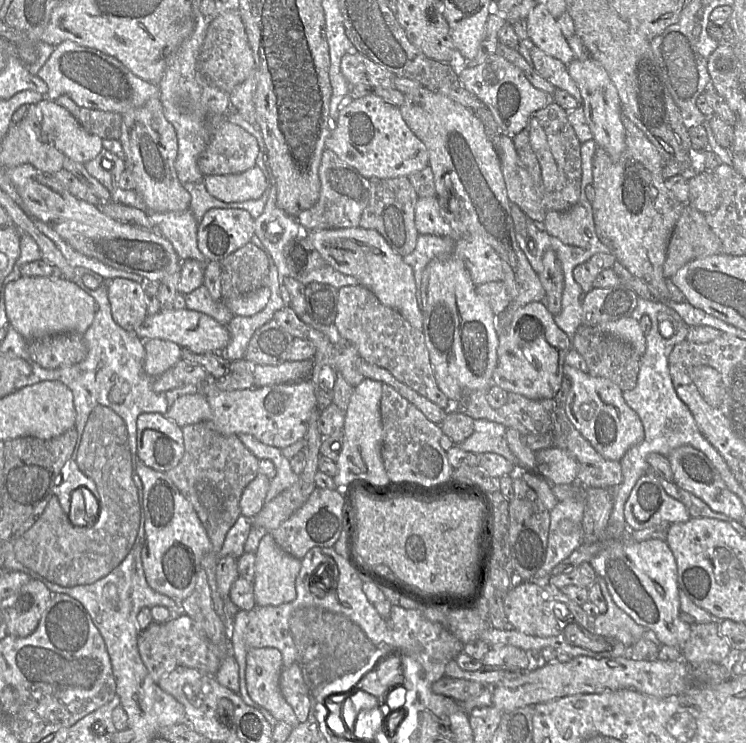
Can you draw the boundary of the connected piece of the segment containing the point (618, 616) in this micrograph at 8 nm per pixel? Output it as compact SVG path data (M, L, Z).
M597 576L596 580L607 603L607 610L594 618L592 632L605 638L616 639L617 642L631 647L642 638L646 628L637 624L614 603L607 585L601 577Z

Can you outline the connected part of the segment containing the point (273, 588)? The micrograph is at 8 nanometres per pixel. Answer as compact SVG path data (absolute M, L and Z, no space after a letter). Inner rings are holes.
M271 533L260 541L256 552L254 597L257 606L278 606L296 598L296 578L301 569L301 560L283 551Z

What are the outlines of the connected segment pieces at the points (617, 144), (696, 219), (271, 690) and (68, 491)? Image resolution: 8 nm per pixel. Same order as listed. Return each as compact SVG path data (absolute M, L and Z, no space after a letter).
M592 57L585 60L574 58L567 66L569 75L581 92L584 115L597 147L604 149L612 158L619 158L626 144L621 102L616 87L606 70Z
M685 203L668 244L665 277L671 278L693 259L720 253L721 241L706 222L705 213Z
M276 648L251 649L247 653L246 688L251 699L270 712L277 721L295 727L299 722L279 686L283 668L282 654Z
M71 456L71 458L63 465L52 488L52 494L57 495L60 505L66 514L70 511L71 505L73 504L74 499L72 493L75 489L82 486L87 487L98 501L99 494L95 482L73 464Z

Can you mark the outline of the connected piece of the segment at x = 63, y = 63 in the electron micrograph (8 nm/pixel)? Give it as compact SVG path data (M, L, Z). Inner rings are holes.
M65 40L54 47L37 75L48 86L46 98L56 100L61 95L67 95L77 105L89 109L124 114L160 95L157 84L136 76L115 57L71 40Z

